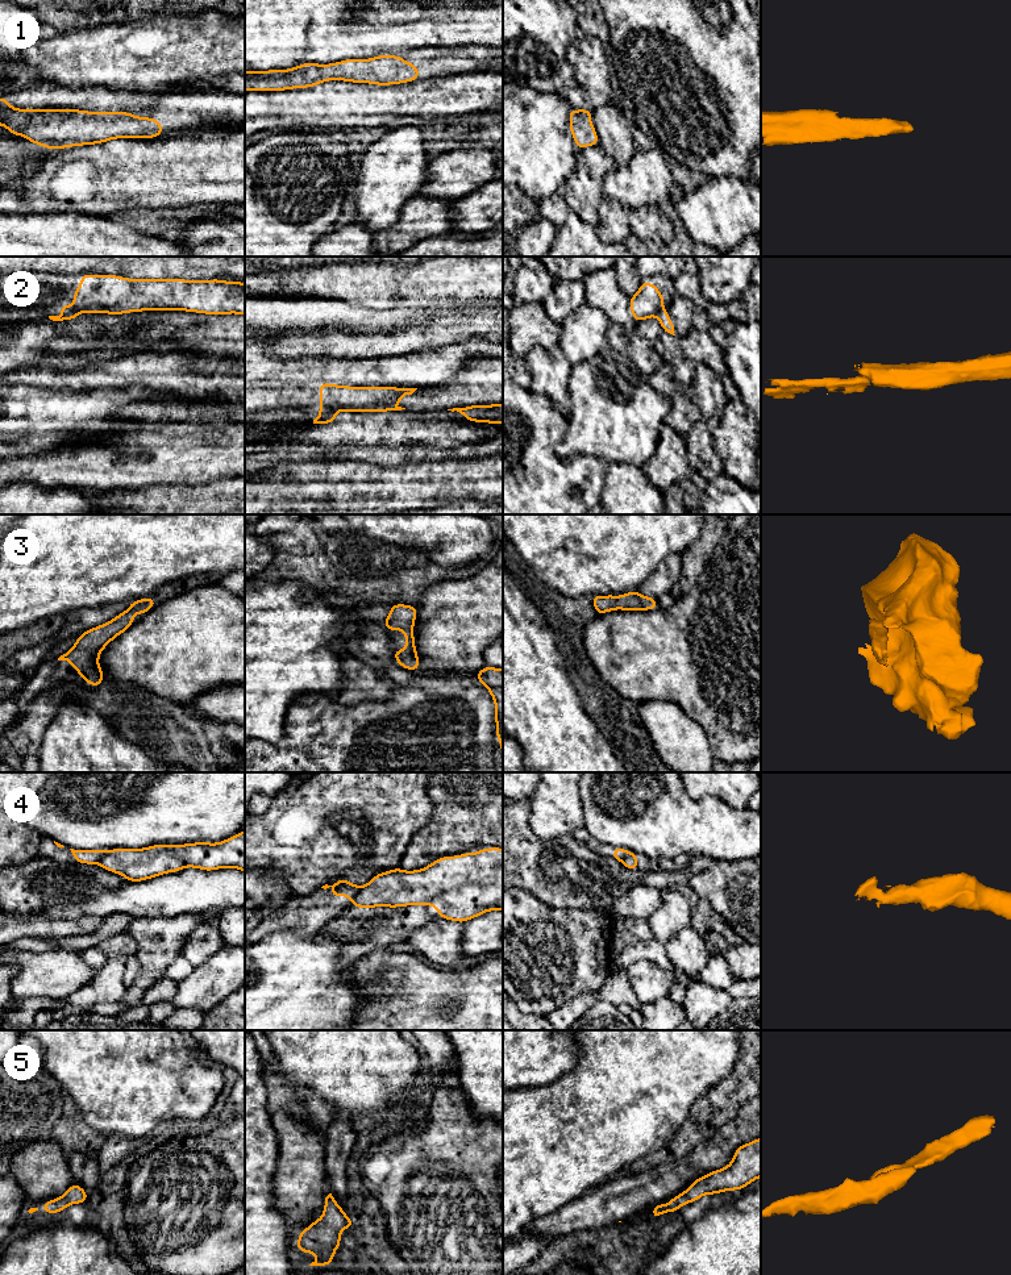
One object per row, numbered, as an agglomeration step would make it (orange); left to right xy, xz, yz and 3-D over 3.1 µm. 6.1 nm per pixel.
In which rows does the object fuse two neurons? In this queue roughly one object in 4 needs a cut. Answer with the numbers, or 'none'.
2, 4

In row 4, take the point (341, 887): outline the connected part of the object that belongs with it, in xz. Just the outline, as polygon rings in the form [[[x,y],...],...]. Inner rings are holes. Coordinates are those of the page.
[[[341,878],[332,886],[325,884],[321,888],[326,889],[329,887],[332,888],[333,899],[345,895],[353,900],[355,897],[355,895],[362,889],[362,887],[349,883],[348,879],[345,879],[345,878]]]

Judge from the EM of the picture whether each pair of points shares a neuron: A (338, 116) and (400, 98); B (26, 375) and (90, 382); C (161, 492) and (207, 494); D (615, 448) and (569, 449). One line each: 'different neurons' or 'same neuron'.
A: same neuron
B: same neuron
C: same neuron
D: same neuron

